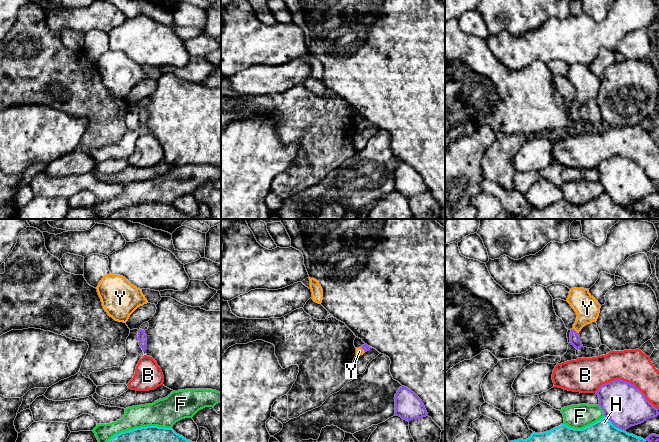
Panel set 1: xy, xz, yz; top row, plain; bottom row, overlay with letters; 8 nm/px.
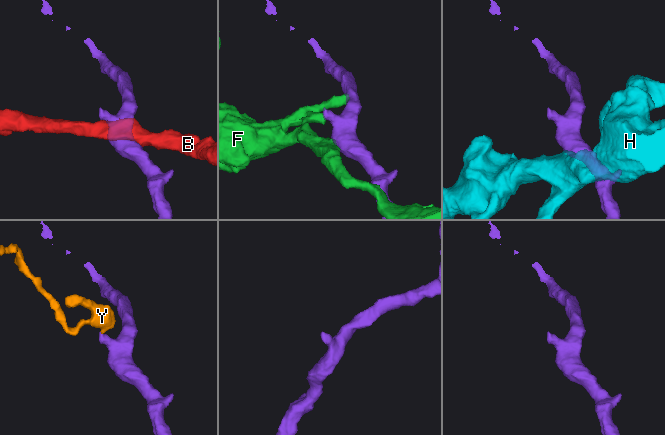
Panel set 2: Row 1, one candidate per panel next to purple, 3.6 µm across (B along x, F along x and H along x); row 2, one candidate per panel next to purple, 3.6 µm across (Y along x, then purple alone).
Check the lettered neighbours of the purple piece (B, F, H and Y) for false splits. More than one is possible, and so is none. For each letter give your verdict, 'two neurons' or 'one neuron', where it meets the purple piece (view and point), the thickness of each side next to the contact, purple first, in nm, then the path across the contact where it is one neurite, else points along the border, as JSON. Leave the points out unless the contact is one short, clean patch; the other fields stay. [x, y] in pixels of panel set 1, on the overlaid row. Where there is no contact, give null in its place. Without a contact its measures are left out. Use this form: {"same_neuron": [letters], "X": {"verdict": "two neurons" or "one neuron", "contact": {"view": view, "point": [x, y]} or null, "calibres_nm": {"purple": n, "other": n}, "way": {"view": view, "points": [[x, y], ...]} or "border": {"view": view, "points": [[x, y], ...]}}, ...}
{"same_neuron": ["Y"], "B": {"verdict": "two neurons", "contact": {"view": "yz", "point": [625, 381]}, "calibres_nm": {"purple": 340, "other": 260}}, "F": {"verdict": "two neurons", "contact": {"view": "yz", "point": [602, 409]}, "calibres_nm": {"purple": 340, "other": 190}, "border": {"view": "yz", "points": [[598, 405], [604, 415]]}}, "H": {"verdict": "two neurons", "contact": {"view": "yz", "point": [614, 425]}, "calibres_nm": {"purple": 340, "other": 180}}, "Y": {"verdict": "one neuron", "contact": {"view": "yz", "point": [574, 330]}, "calibres_nm": {"purple": 80, "other": 200}, "way": {"view": "yz", "points": [[574, 336], [574, 330], [586, 314], [587, 308]]}}}

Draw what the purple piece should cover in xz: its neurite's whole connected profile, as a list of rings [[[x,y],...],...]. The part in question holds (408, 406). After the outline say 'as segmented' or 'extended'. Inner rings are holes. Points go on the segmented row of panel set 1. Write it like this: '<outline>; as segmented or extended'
[[[401,386],[394,399],[396,416],[408,422],[428,416],[422,400],[407,387]]]; as segmented

